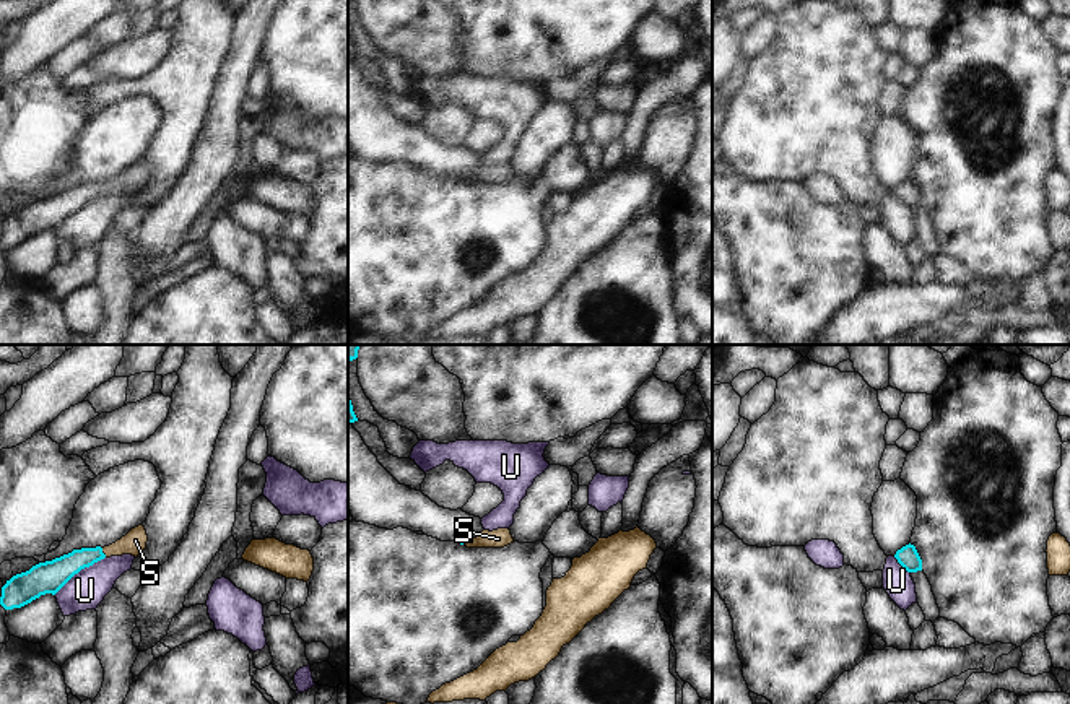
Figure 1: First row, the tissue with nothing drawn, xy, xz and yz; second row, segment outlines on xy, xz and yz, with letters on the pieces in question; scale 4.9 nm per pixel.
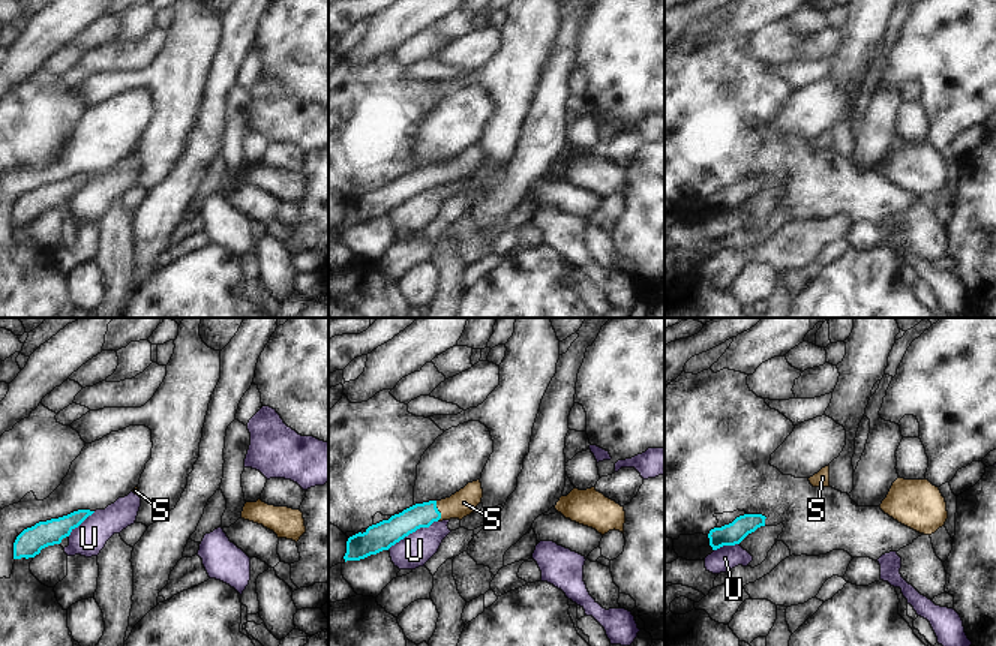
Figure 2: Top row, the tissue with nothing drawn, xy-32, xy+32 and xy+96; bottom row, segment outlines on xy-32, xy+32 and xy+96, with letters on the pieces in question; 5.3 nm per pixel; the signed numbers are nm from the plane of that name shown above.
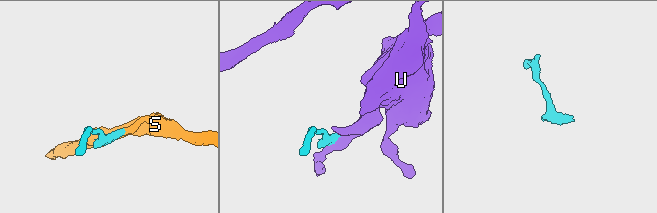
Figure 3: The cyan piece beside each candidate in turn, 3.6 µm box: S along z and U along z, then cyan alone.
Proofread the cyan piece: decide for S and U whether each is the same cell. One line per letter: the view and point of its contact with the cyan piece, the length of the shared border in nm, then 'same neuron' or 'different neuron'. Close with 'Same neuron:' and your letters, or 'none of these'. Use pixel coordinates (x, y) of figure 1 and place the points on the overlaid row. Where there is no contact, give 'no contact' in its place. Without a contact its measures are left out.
S: xy (103, 553) | 50 nm | same neuron
U: xy (78, 571) | 320 nm | different neuron
Same neuron: S

